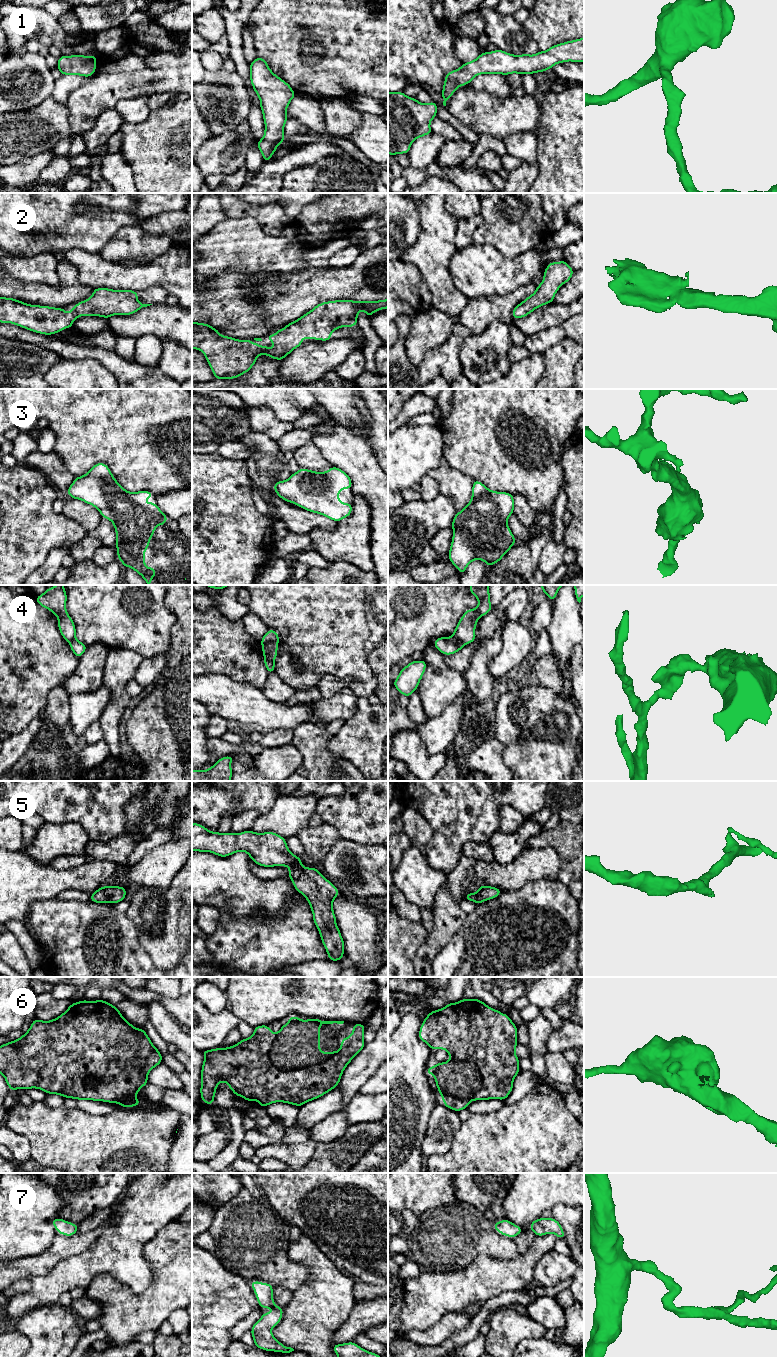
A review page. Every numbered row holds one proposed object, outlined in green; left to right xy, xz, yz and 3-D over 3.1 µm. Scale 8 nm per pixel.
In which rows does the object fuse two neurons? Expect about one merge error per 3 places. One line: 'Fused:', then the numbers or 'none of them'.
Fused: 4

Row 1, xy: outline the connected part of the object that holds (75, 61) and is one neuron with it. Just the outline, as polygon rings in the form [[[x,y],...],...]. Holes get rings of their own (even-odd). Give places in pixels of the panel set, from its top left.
[[[72,55],[58,58],[57,69],[62,75],[80,75],[90,77],[96,70],[97,55]]]

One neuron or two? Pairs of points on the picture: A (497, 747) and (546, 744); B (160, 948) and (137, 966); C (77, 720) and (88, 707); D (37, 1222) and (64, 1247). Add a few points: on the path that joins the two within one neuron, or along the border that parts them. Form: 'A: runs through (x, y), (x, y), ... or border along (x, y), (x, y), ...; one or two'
A: border along (495, 737), (503, 745), (503, 761), (512, 769); two
B: border along (138, 935), (140, 944), (155, 966); two
C: runs through (80, 717), (85, 710); one
D: border along (57, 1232), (52, 1243), (37, 1254); two

